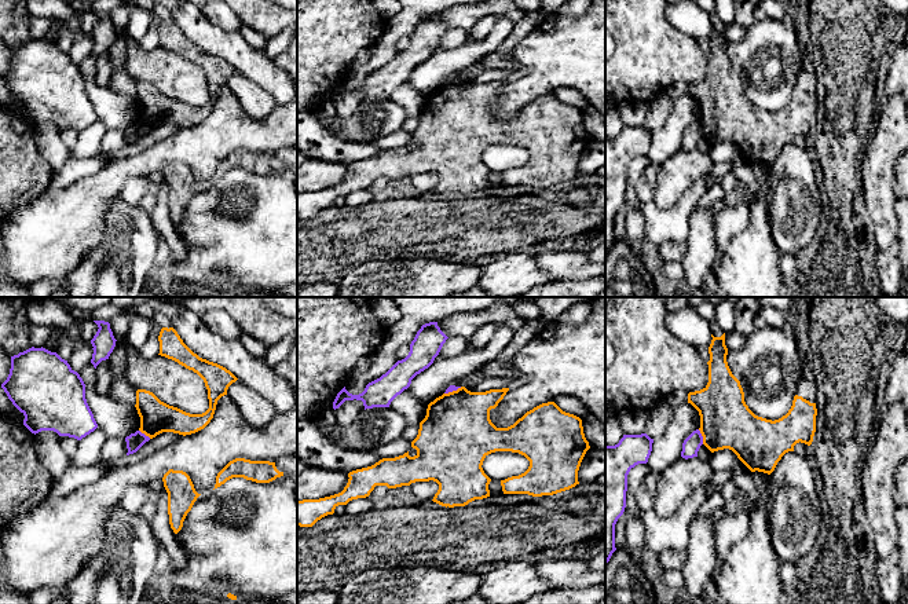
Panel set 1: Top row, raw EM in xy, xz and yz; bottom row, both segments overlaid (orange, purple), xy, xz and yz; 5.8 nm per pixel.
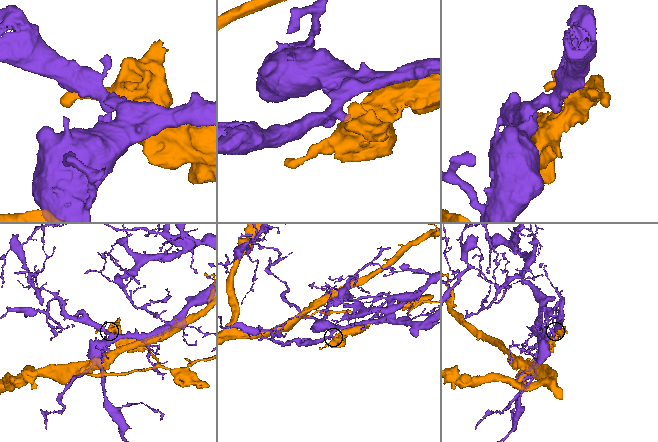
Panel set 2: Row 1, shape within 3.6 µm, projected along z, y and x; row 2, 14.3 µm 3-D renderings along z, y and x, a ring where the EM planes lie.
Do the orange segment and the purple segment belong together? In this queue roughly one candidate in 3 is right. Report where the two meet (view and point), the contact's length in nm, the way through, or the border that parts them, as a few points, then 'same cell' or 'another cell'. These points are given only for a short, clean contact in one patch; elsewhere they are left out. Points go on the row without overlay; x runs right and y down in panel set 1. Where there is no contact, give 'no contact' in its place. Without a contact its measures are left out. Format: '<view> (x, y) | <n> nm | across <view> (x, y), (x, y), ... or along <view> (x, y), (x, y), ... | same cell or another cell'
yz (702, 127) | 90 nm | another cell

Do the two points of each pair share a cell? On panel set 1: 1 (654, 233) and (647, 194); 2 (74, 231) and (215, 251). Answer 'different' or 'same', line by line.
1: different
2: different

